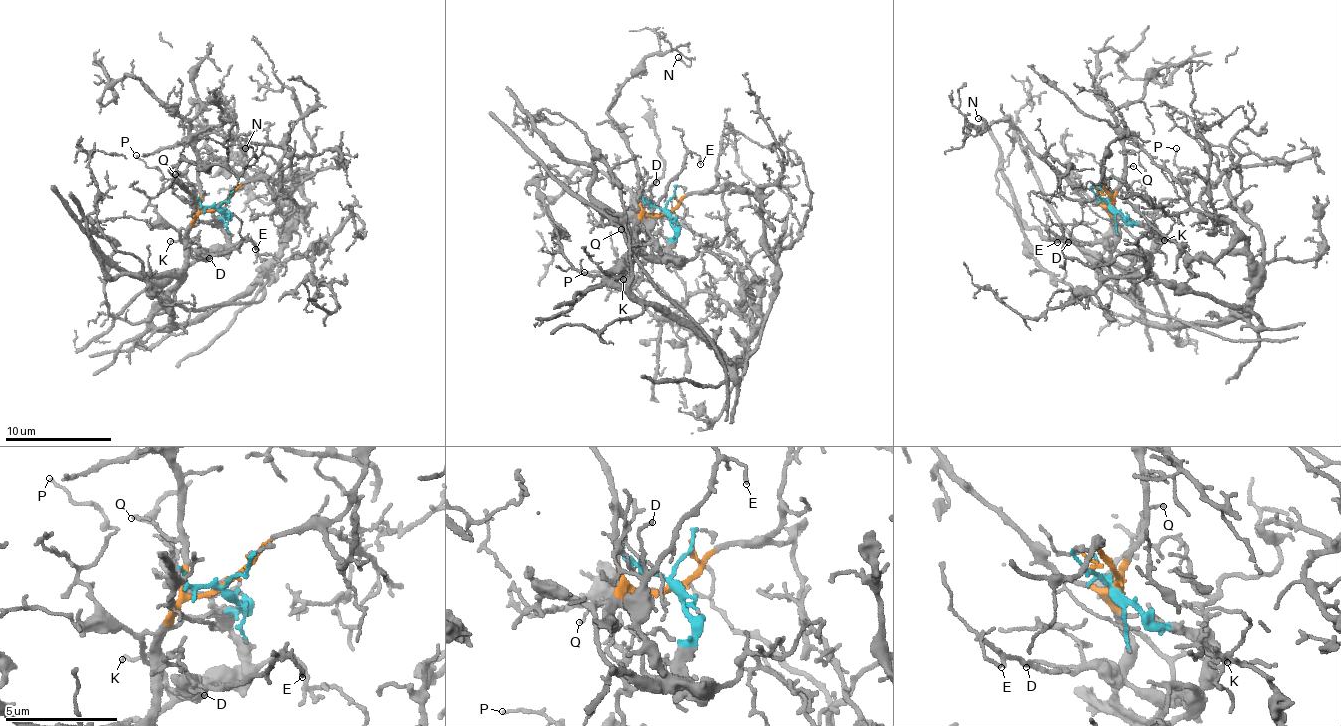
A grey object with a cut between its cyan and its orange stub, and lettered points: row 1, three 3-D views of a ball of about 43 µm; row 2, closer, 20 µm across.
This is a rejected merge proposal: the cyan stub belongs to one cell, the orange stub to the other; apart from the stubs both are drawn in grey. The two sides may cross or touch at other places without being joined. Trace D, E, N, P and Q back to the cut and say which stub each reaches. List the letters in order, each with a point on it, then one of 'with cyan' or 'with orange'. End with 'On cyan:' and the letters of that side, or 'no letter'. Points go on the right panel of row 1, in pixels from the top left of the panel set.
D: at (1068, 242); with cyan
E: at (1057, 242); with cyan
N: at (978, 118); with orange
P: at (1176, 148); with cyan
Q: at (1133, 166); with orange
On cyan: D, E, P

